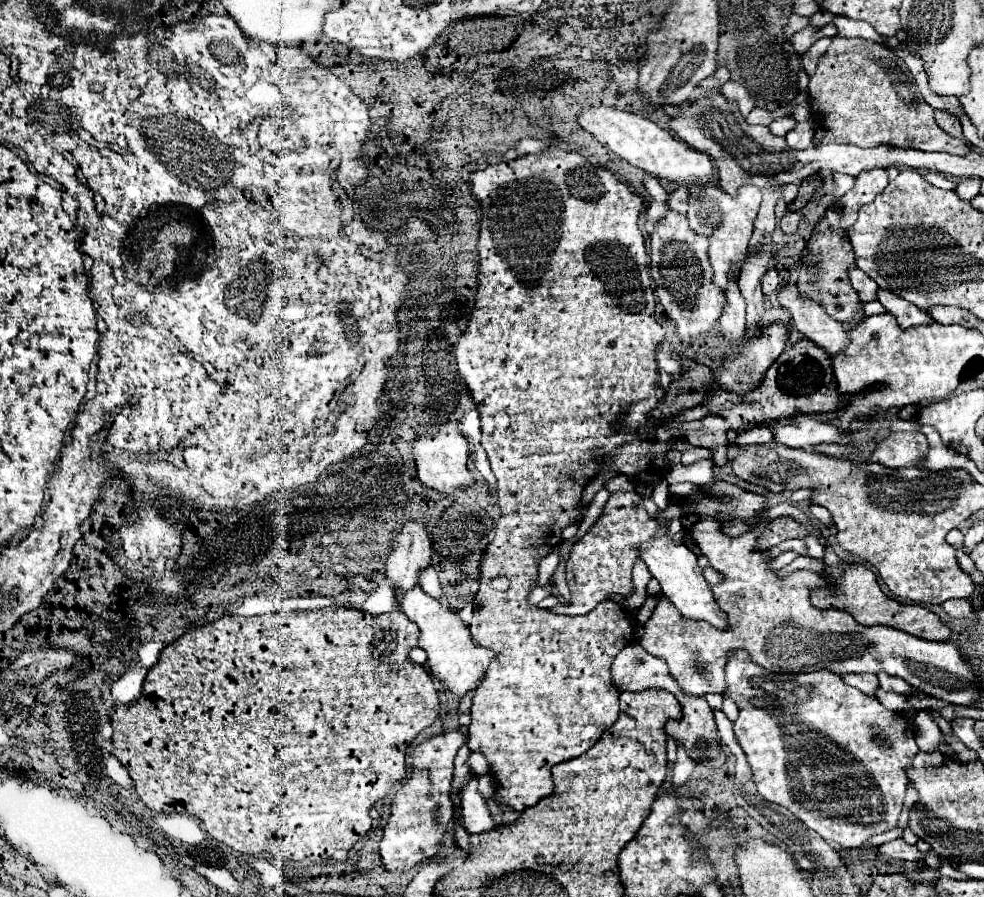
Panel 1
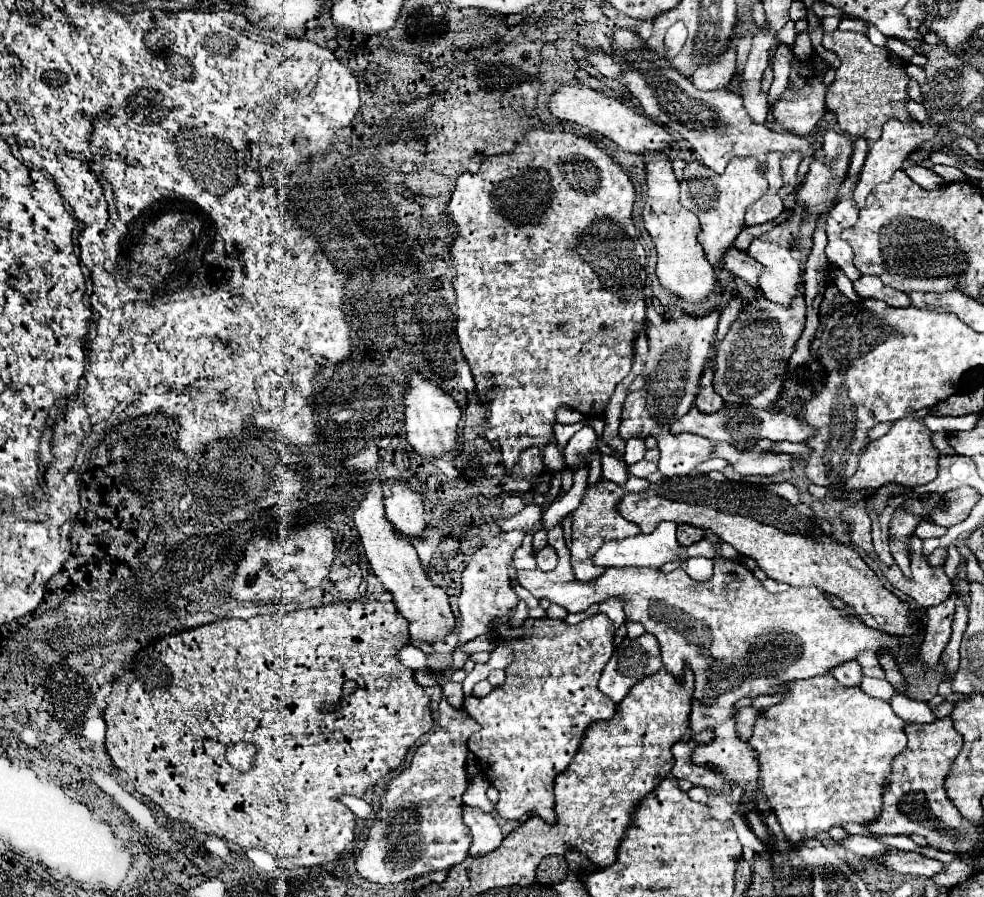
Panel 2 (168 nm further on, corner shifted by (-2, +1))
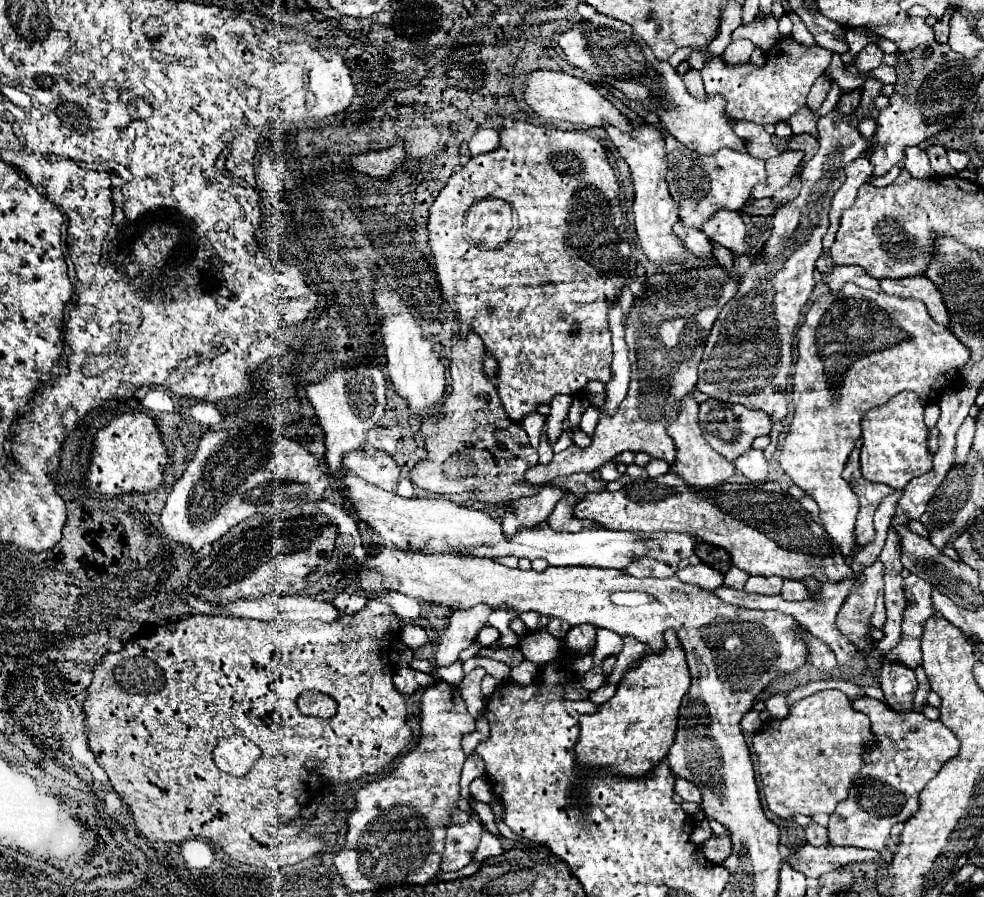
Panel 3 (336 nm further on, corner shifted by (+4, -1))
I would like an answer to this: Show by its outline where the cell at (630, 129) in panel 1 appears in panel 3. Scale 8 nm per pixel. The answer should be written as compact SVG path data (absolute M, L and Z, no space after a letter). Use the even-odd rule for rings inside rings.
M534 70L526 76L522 96L526 104L540 116L550 120L566 120L566 122L580 122L586 126L602 126L602 122L610 122L620 130L630 130L630 120L606 98L598 94L598 90L584 82L582 78L570 76L566 72L550 72L550 70Z

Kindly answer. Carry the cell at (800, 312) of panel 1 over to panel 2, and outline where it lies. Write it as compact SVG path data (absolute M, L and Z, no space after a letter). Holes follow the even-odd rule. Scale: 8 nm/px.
M754 240L748 248L750 256L766 266L766 272L760 274L760 288L770 302L780 306L790 306L794 294L802 290L802 270L800 262L784 246Z

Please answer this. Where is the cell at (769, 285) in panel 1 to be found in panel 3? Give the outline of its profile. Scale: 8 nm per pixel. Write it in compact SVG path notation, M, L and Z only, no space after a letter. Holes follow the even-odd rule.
M678 220L674 224L674 234L684 242L684 246L688 250L692 250L694 254L700 254L700 256L712 256L712 250L710 250L710 242L708 242L708 236L700 230L694 230L694 228L686 228L682 224L682 220Z

